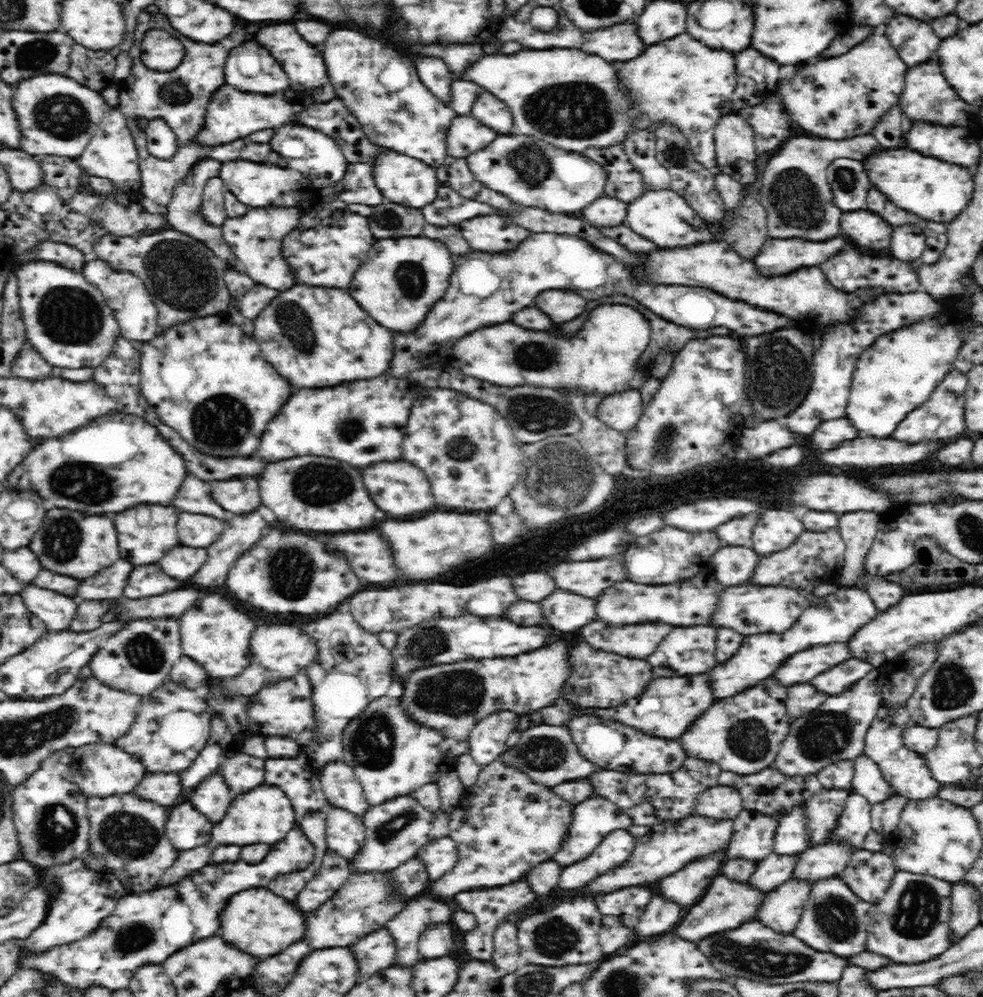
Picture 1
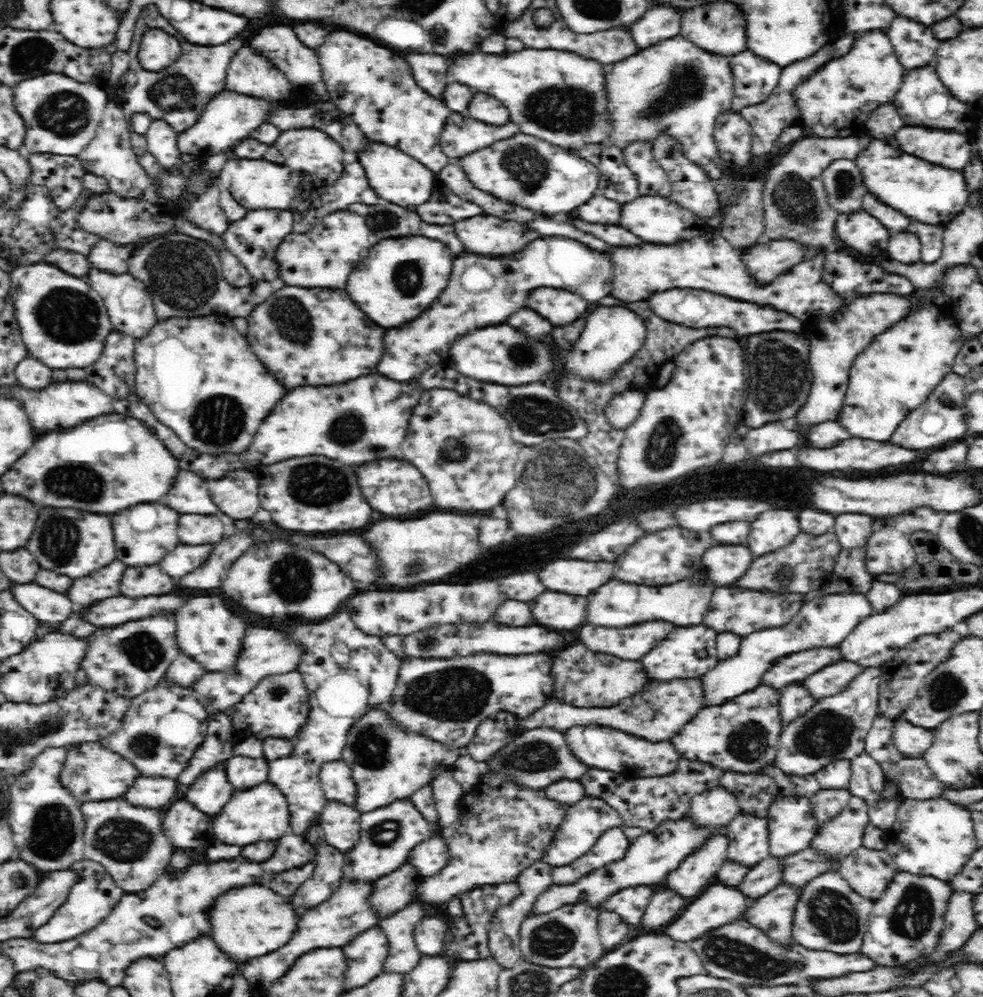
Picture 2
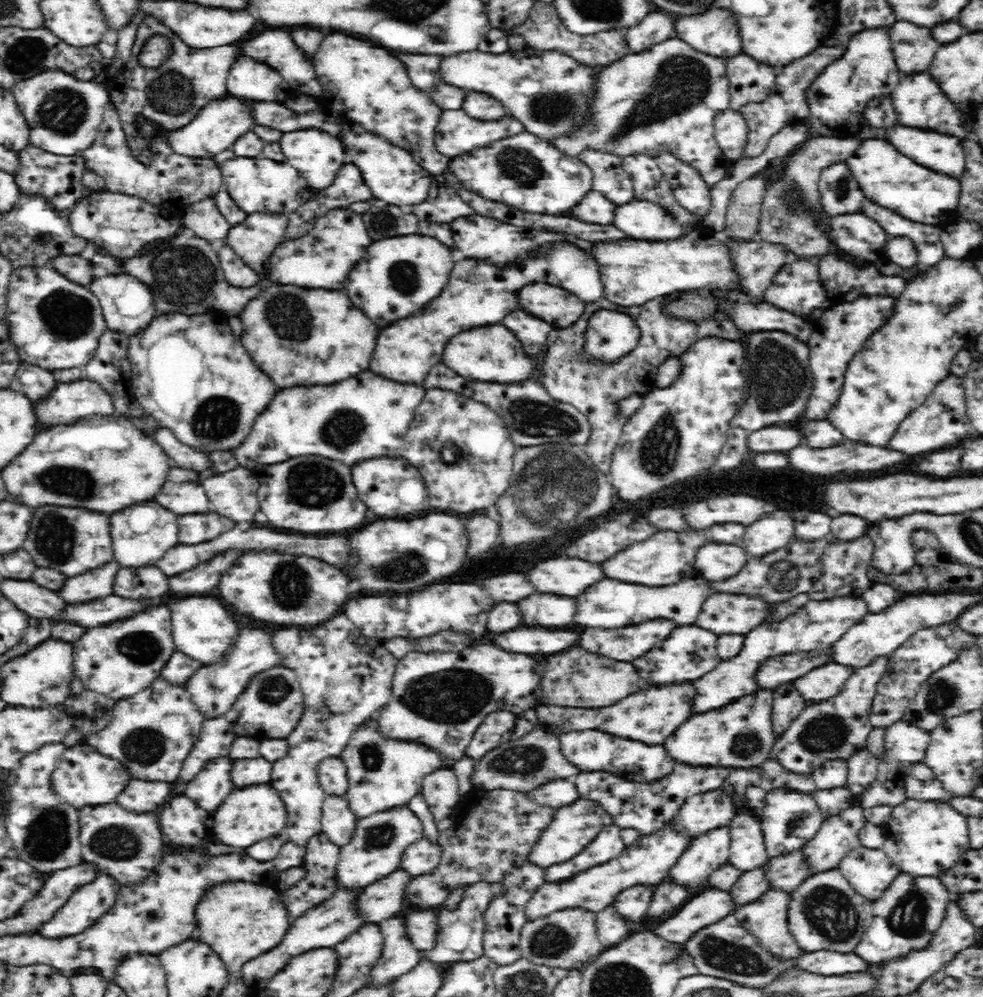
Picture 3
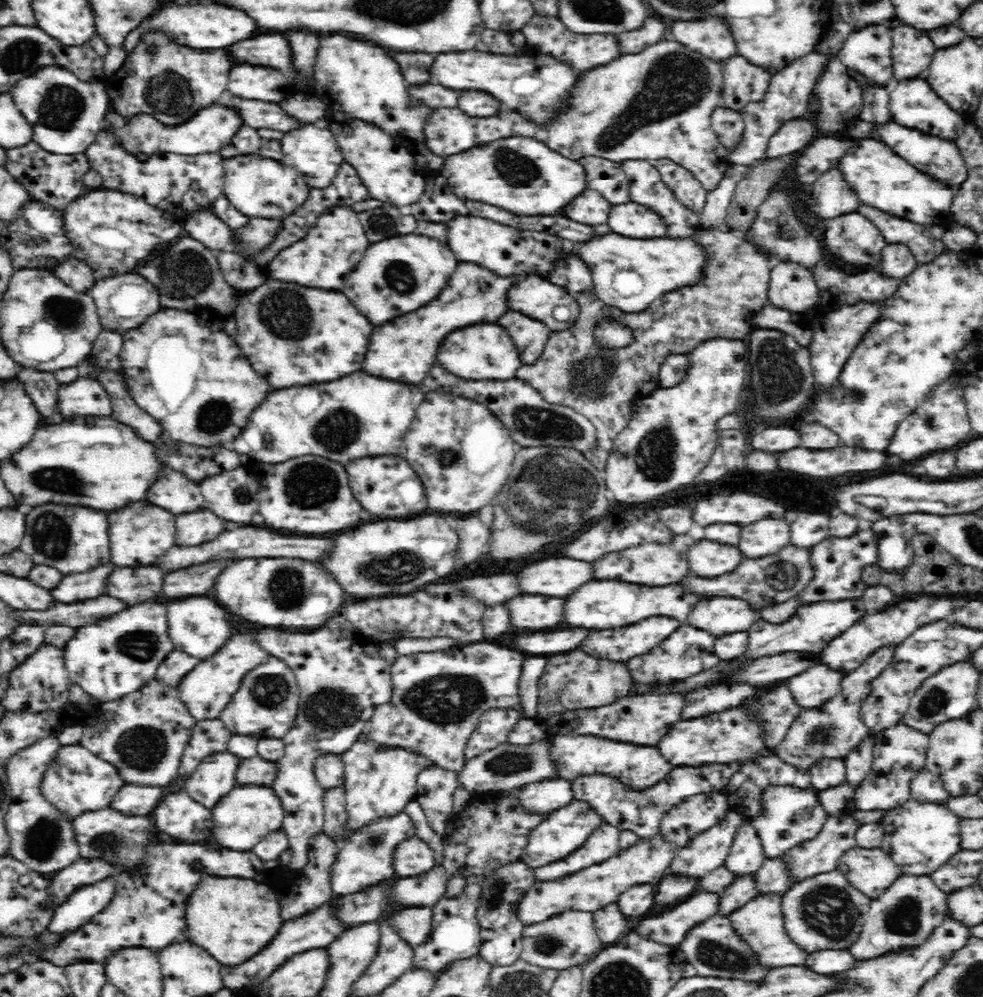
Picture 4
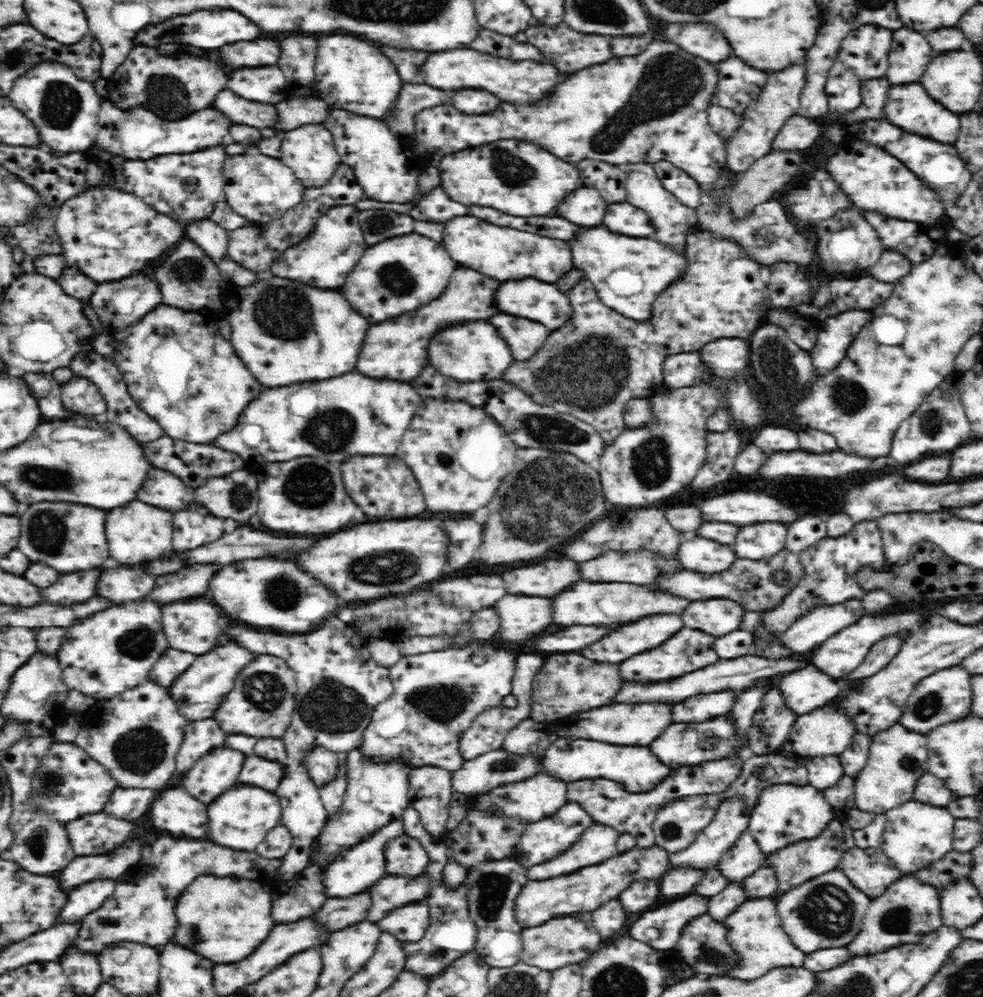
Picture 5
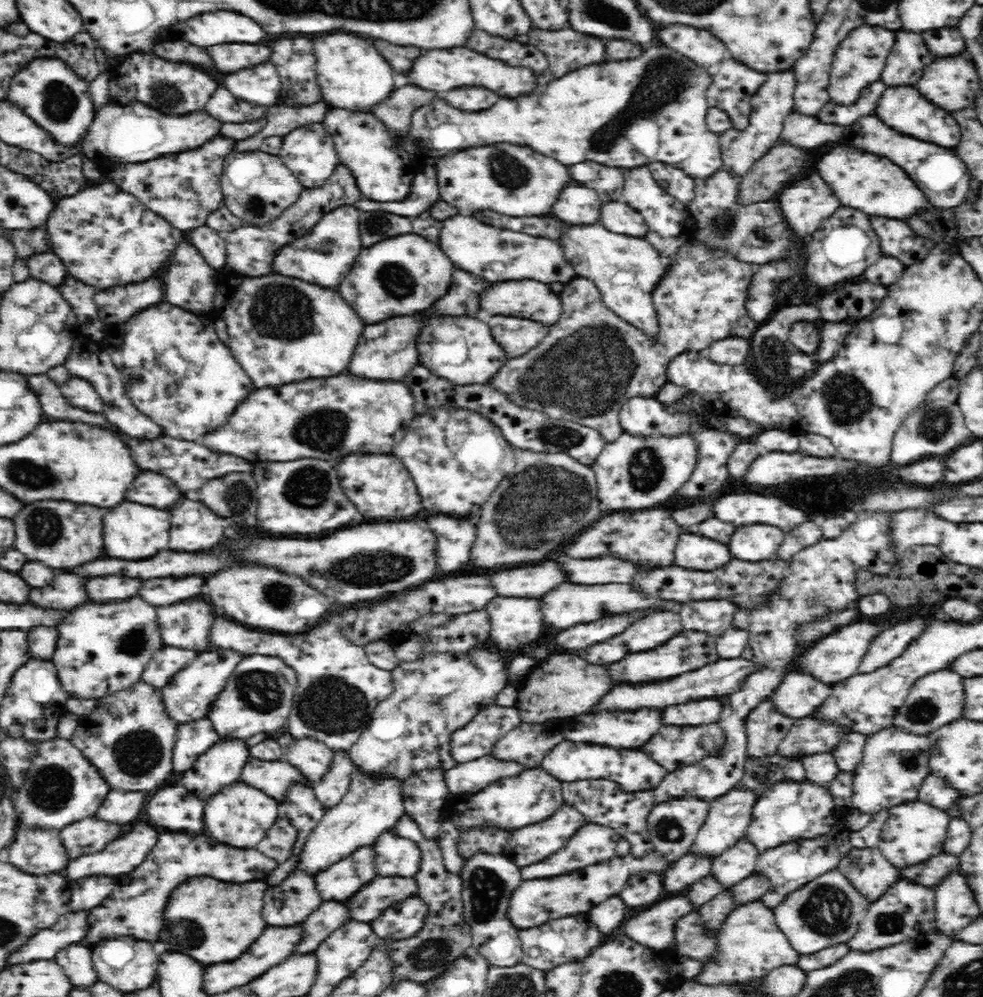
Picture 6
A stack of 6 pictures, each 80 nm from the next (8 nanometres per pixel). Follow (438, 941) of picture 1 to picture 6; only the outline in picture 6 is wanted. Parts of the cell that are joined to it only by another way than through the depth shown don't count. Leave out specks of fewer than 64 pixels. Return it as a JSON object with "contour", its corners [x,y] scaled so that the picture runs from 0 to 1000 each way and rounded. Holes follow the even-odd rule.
{"contour":[[[425,899],[413,901],[399,909],[387,922],[377,927],[388,942],[413,943],[421,941],[431,931],[435,920],[435,908]]]}

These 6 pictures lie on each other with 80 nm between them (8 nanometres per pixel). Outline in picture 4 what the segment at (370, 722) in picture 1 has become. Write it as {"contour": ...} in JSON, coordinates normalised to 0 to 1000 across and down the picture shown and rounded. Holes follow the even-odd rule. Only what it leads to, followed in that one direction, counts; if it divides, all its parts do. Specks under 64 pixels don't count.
{"contour":[[[372,734],[347,756],[351,772],[351,800],[355,817],[354,838],[365,828],[383,820],[393,820],[409,814],[422,800],[425,780],[431,772],[443,768],[439,761],[415,749],[385,747]]]}

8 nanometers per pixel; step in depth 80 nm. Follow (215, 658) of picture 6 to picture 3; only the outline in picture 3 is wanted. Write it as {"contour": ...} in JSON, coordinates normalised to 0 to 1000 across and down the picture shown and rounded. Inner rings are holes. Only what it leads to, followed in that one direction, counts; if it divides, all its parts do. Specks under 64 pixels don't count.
{"contour":[[[248,630],[244,638],[240,640],[238,648],[234,650],[228,664],[218,668],[207,667],[201,674],[187,687],[187,690],[195,696],[195,703],[202,708],[203,714],[213,721],[228,717],[236,710],[244,696],[250,694],[255,687],[256,680],[273,672],[287,670],[289,658],[279,646],[279,640],[275,634],[269,634],[264,630]]]}

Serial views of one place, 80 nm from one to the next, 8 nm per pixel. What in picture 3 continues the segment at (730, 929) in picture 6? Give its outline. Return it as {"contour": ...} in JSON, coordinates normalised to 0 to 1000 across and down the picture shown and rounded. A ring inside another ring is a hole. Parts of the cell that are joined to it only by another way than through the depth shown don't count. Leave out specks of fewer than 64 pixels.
{"contour":[[[783,892],[767,905],[752,908],[747,917],[748,921],[769,938],[773,946],[783,952],[789,960],[798,962],[808,961],[813,956],[811,945],[803,933],[802,907],[806,903],[806,896],[796,892]]]}

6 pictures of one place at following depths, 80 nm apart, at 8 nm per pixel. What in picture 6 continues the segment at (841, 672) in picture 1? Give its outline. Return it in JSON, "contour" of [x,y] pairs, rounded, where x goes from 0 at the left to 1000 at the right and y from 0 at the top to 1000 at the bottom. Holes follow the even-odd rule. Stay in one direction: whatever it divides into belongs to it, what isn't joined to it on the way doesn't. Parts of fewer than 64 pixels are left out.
{"contour":[[[803,671],[786,694],[787,707],[809,721],[821,719],[846,698],[846,692],[848,686],[840,686],[822,673]]]}

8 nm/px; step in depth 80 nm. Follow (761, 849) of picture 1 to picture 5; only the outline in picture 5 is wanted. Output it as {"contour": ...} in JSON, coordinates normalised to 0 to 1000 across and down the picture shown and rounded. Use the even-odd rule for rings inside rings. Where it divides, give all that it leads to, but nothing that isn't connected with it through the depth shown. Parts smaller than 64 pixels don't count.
{"contour":[[[757,831],[747,849],[741,853],[736,863],[732,863],[729,871],[743,882],[743,885],[756,884],[777,868],[779,863],[767,838],[761,831]]]}

